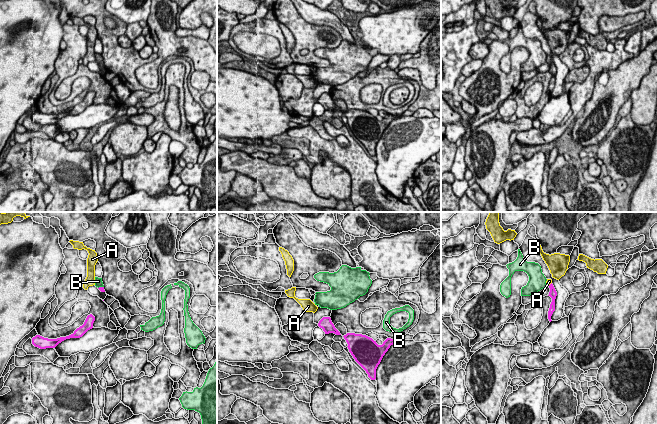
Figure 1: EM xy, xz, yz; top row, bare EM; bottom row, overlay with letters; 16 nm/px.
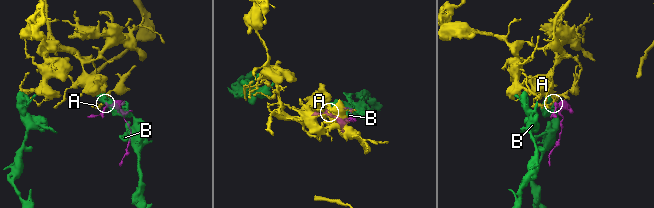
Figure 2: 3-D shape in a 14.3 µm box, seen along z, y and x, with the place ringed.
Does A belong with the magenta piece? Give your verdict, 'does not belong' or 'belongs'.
belongs

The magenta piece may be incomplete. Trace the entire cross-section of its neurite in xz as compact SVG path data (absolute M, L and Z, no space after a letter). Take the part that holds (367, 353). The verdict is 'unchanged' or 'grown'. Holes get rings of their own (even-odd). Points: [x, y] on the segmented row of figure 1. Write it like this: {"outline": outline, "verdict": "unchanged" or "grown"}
{"outline": "M347 333L343 337L349 352L371 380L376 379L376 369L385 353L398 341L387 338L382 345L378 345L372 338L362 334Z", "verdict": "unchanged"}

